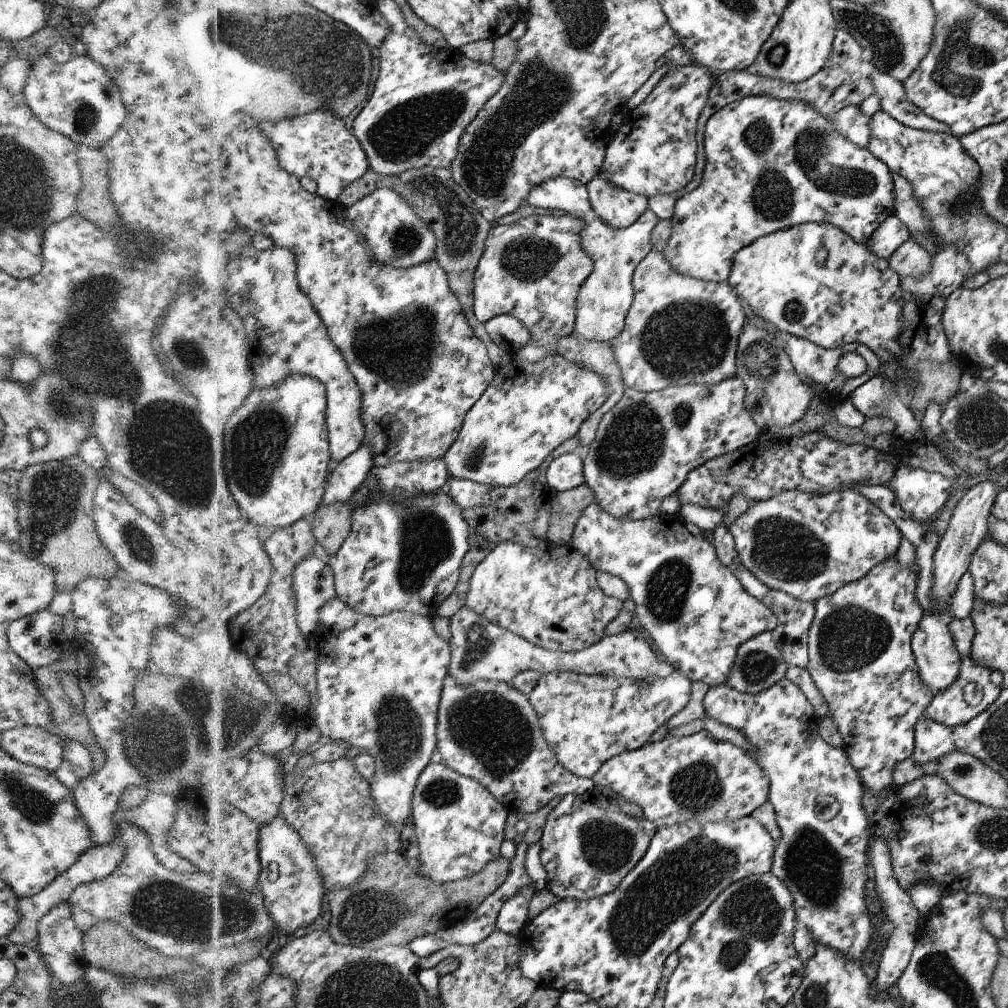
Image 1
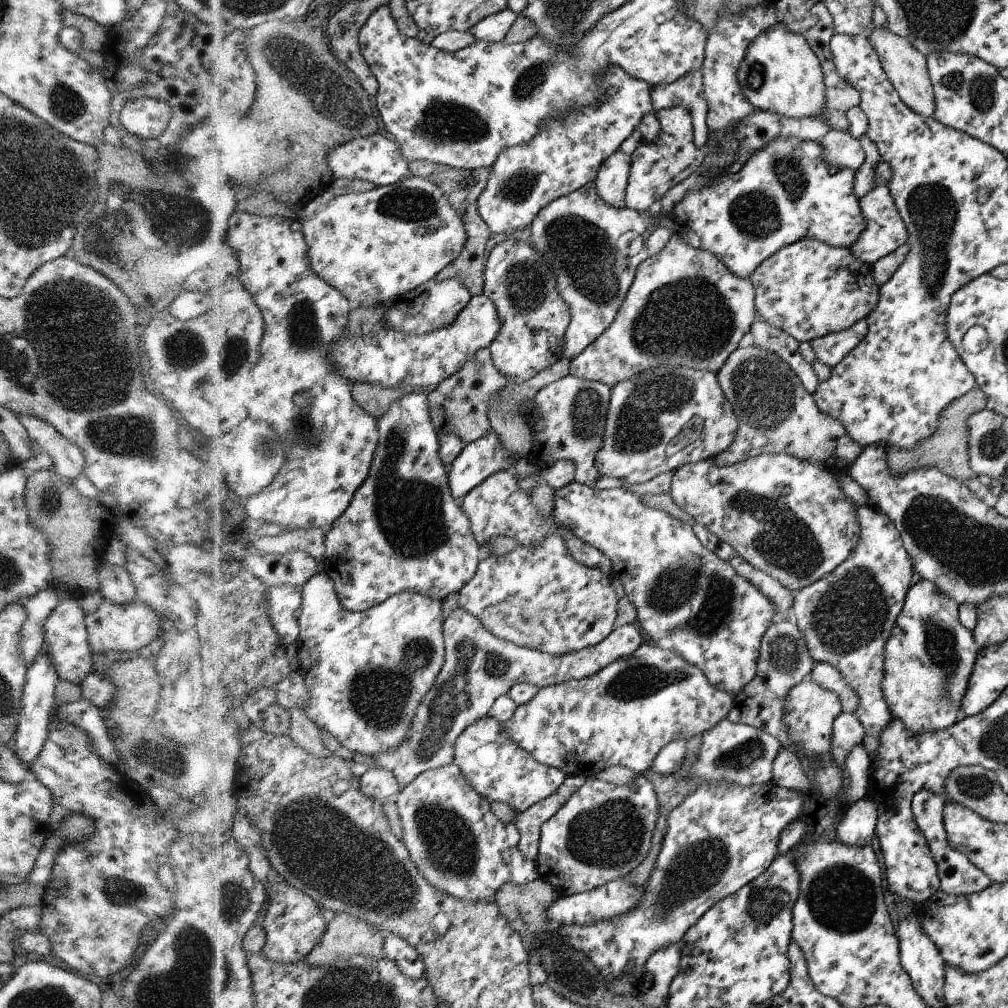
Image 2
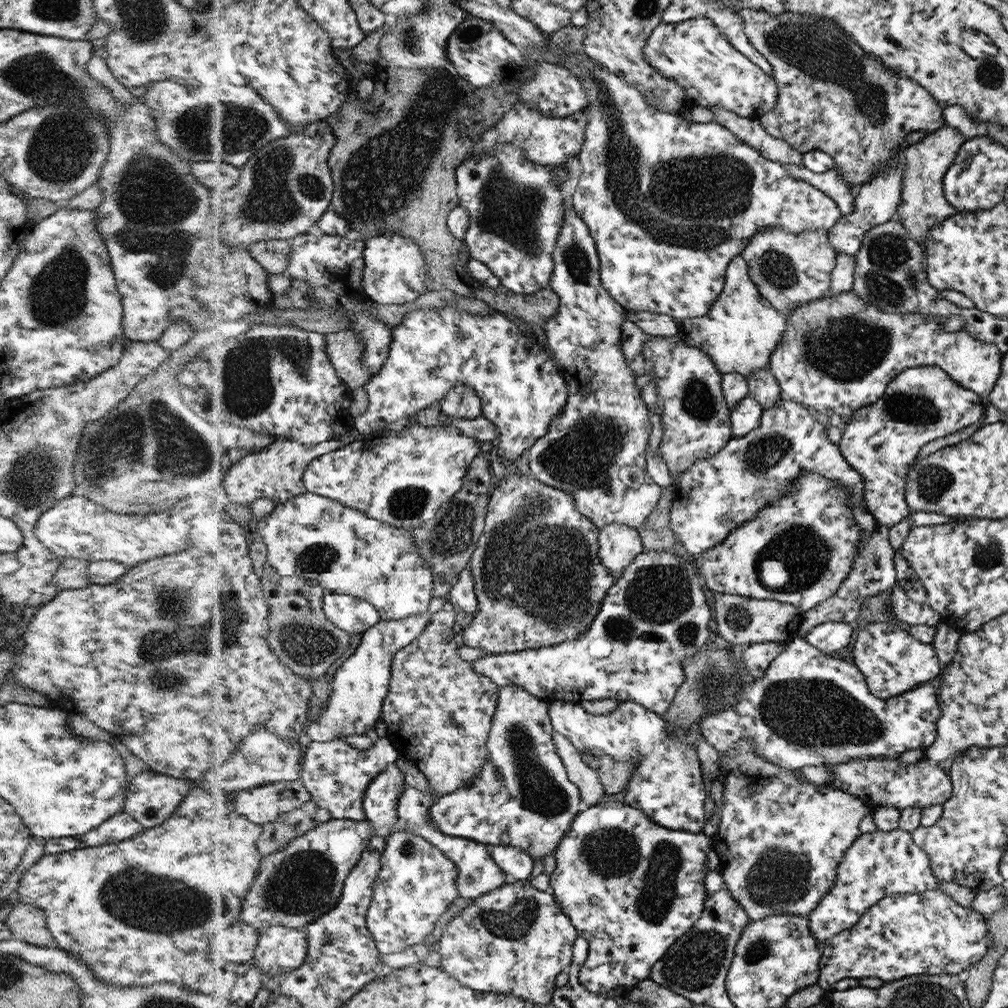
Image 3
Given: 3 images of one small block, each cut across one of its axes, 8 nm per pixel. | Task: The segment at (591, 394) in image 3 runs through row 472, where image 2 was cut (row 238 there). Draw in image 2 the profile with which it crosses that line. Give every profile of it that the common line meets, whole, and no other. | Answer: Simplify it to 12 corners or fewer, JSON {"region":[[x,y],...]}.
{"region":[[557,197],[530,225],[571,360],[613,324],[656,220]]}

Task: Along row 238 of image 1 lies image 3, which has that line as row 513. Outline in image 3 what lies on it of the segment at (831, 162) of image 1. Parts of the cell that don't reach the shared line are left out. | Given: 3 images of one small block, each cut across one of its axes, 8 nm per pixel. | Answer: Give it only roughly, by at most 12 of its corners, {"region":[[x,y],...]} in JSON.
{"region":[[802,404],[762,407],[675,478],[669,524],[695,560],[778,501],[801,471],[849,490],[878,529],[862,475]]}

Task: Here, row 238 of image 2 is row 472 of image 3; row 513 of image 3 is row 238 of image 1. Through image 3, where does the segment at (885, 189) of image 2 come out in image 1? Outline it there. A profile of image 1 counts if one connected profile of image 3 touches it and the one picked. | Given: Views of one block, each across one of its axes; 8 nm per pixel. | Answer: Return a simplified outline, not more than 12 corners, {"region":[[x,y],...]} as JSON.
{"region":[[894,214],[875,230],[866,246],[887,258],[909,239]]}

